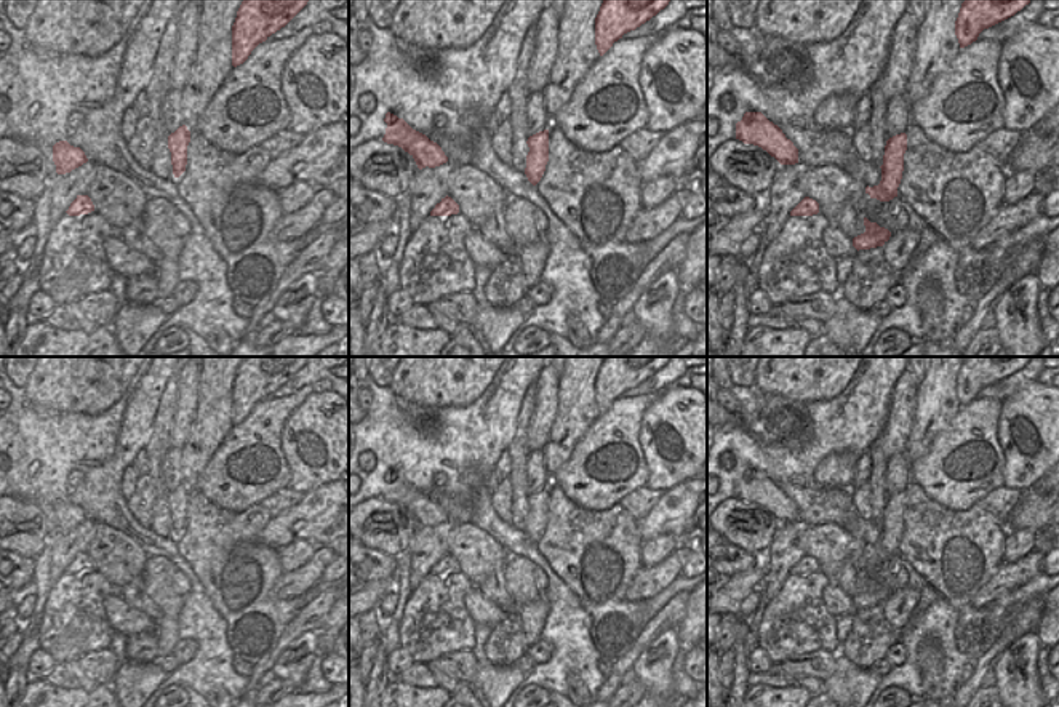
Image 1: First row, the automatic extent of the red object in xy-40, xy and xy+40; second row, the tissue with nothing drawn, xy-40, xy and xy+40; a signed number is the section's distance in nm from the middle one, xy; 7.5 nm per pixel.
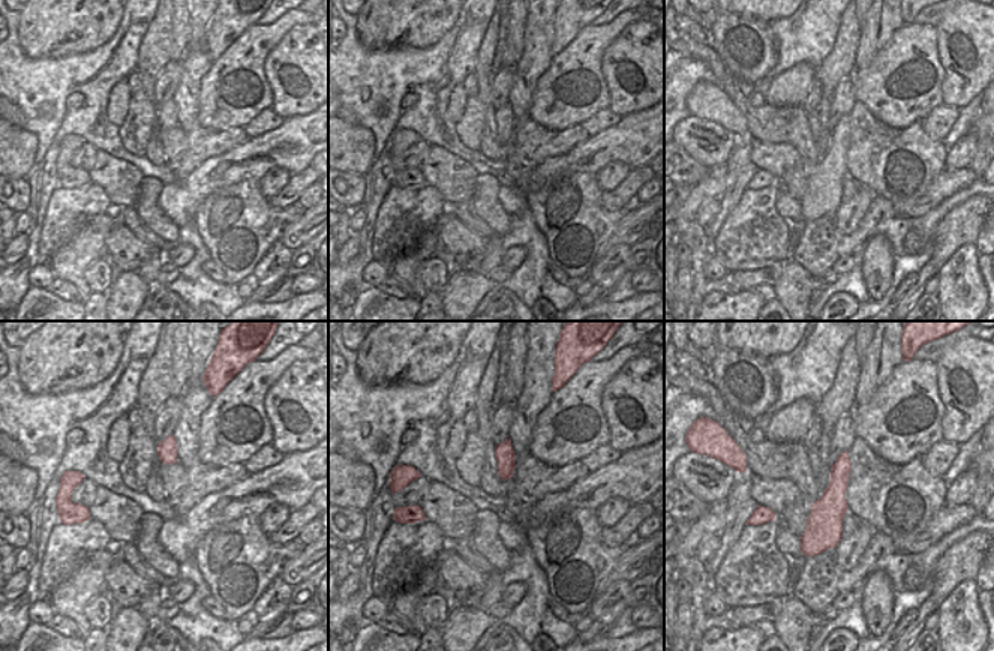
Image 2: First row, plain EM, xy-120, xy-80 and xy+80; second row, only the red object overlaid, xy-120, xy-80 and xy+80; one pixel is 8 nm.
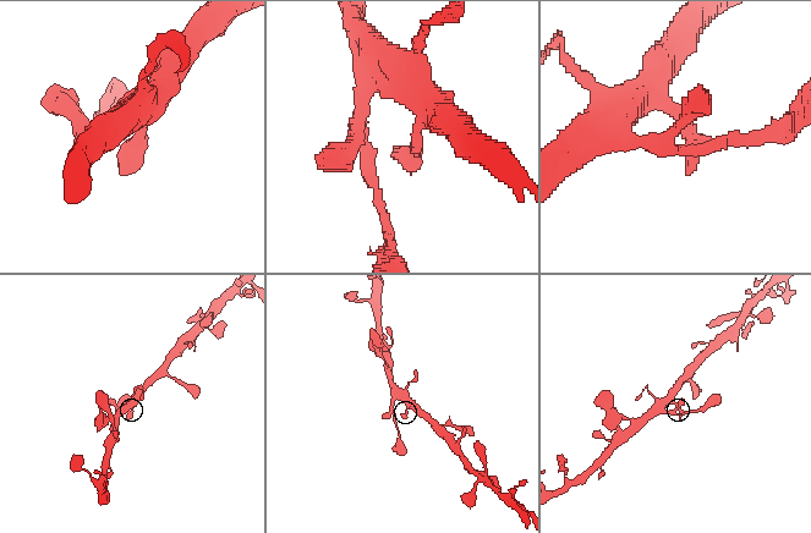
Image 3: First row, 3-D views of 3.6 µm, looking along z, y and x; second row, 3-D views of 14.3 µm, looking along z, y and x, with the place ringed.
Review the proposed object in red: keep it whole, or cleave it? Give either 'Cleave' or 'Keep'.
Keep.

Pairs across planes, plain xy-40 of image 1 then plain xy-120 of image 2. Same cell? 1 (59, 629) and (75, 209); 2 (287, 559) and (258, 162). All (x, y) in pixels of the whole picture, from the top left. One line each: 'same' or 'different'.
1: same
2: different

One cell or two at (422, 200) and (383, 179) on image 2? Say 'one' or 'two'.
two

